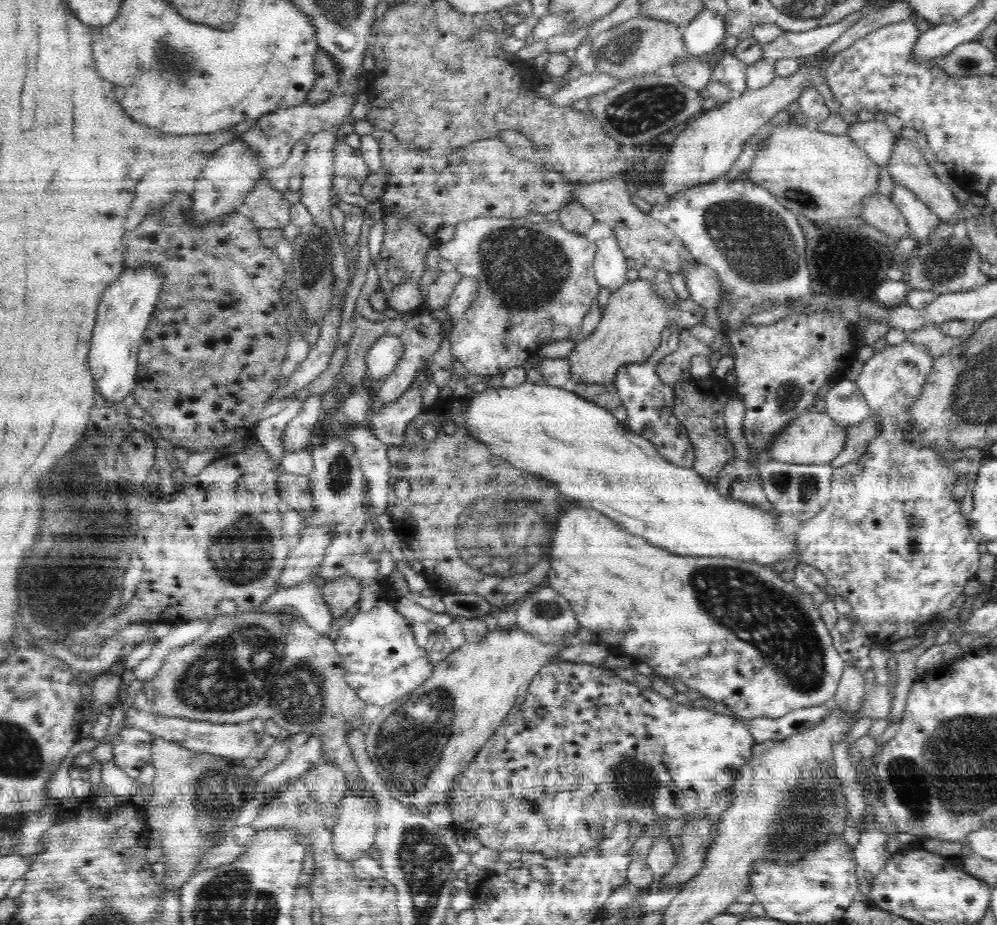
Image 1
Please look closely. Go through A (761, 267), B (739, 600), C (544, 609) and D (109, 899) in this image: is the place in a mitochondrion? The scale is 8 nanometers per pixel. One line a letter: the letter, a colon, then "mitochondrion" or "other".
A: mitochondrion
B: mitochondrion
C: mitochondrion
D: mitochondrion

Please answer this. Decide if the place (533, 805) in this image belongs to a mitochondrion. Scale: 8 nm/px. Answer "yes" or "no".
no

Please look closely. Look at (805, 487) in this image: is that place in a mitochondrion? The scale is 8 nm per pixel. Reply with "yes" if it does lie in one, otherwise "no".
yes

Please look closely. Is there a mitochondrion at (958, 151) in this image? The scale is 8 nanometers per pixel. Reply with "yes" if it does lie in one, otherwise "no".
no

